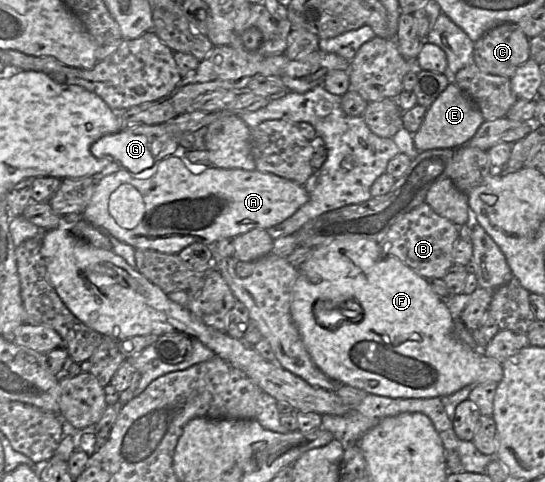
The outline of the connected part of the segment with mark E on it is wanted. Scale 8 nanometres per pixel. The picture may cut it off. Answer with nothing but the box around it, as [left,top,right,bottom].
[413,82,484,152]

